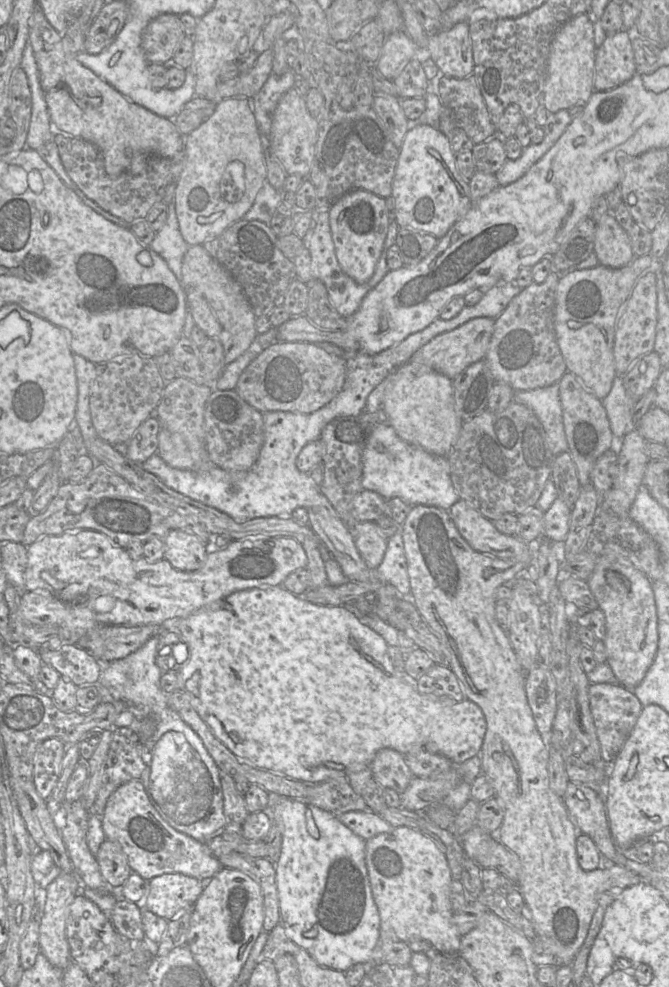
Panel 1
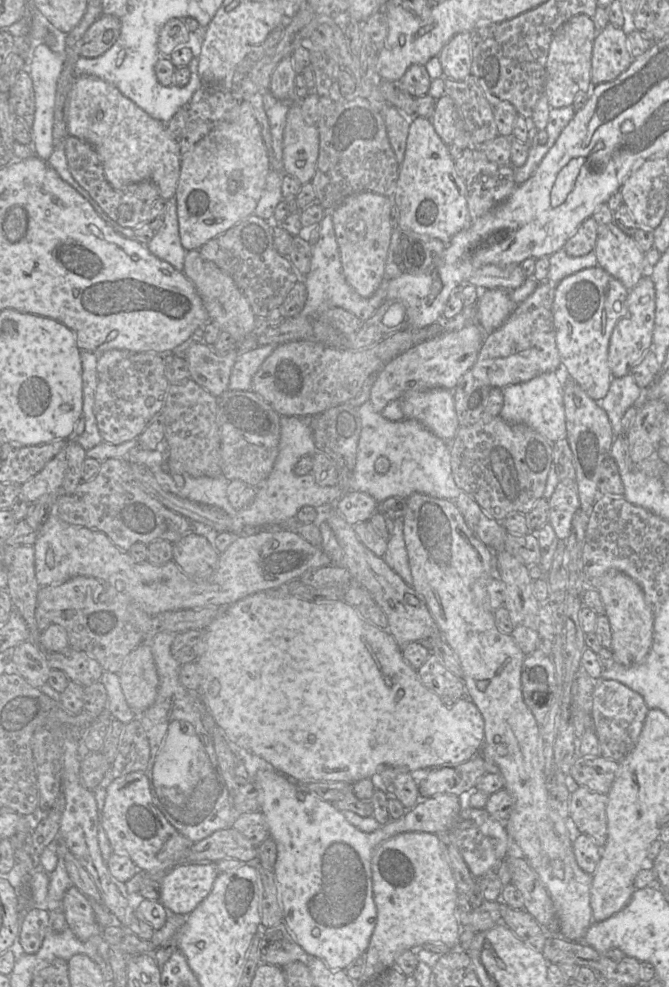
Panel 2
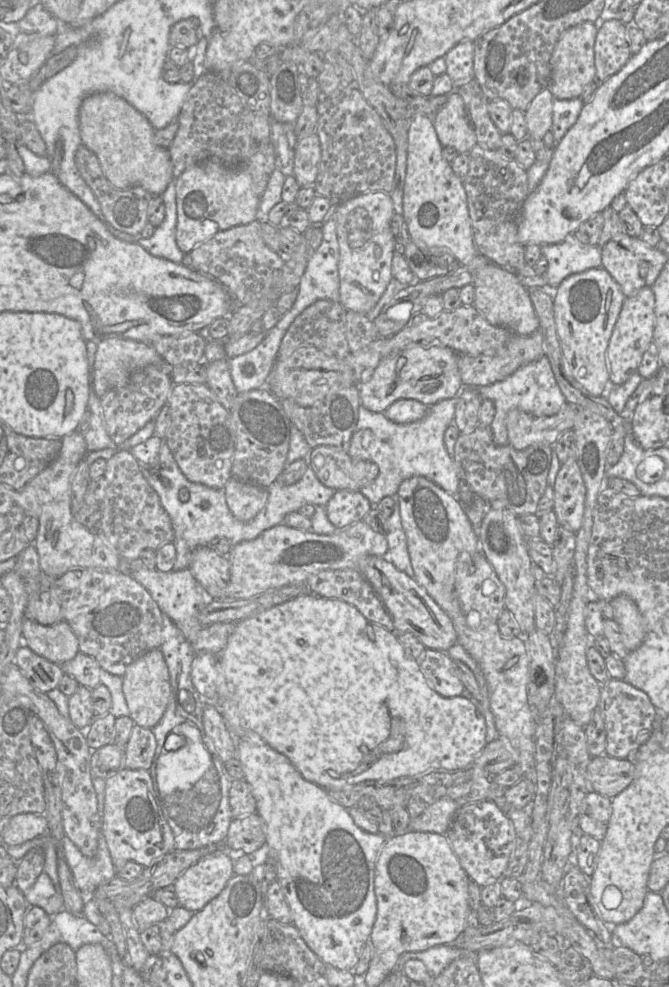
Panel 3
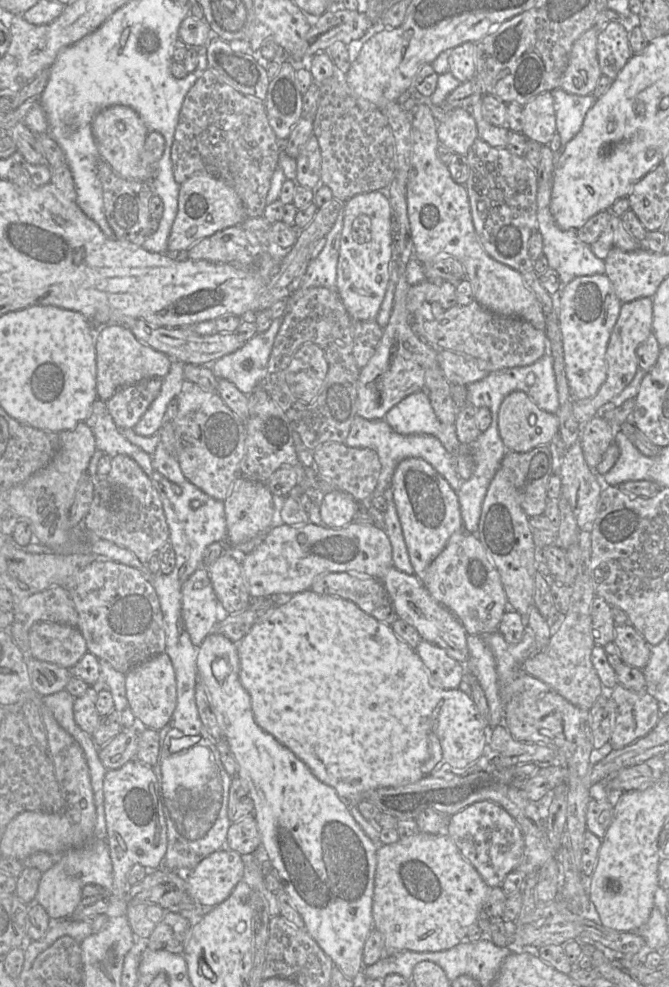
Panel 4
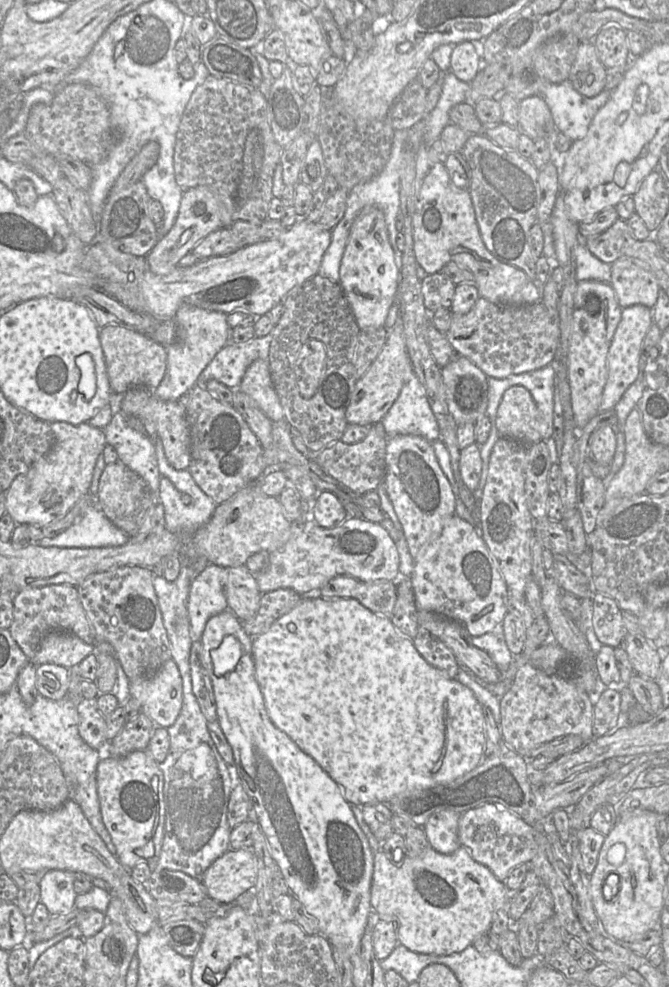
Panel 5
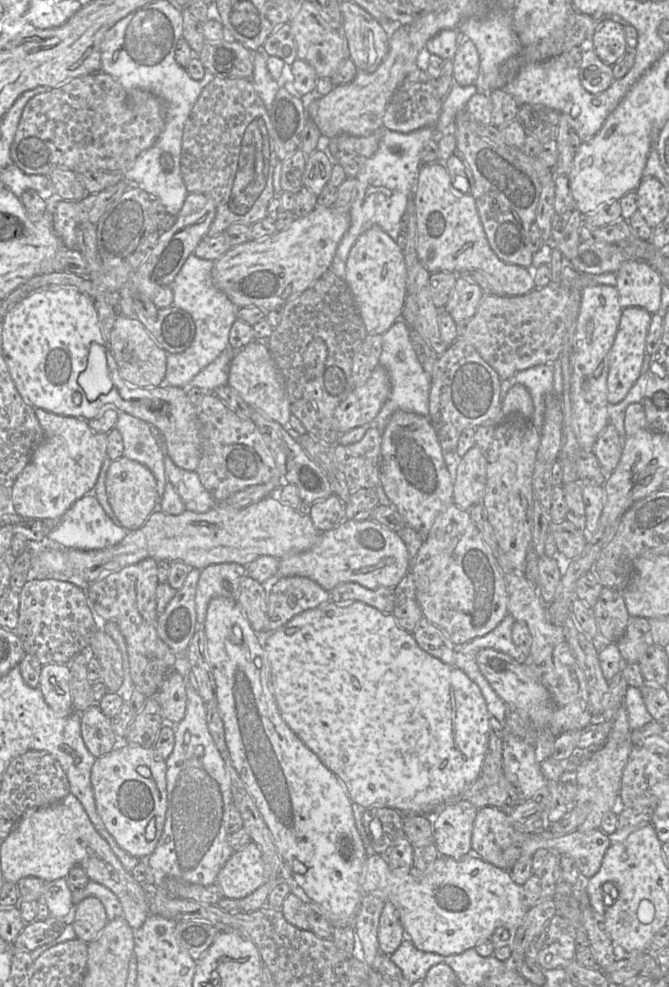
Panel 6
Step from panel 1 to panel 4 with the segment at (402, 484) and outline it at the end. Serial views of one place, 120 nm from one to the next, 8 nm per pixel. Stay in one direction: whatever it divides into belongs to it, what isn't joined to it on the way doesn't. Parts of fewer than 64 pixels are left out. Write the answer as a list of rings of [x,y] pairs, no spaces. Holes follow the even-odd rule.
[[[355,415],[345,445],[352,448],[370,448],[374,450],[379,457],[381,463],[381,473],[378,479],[378,483],[373,495],[369,498],[369,501],[373,497],[383,496],[384,492],[391,487],[392,478],[397,465],[406,458],[421,458],[428,462],[451,486],[454,491],[457,491],[461,485],[462,480],[456,470],[456,459],[451,456],[444,448],[442,443],[435,436],[428,434],[416,434],[416,435],[402,435],[395,432],[390,425],[384,420],[368,420],[359,415]]]

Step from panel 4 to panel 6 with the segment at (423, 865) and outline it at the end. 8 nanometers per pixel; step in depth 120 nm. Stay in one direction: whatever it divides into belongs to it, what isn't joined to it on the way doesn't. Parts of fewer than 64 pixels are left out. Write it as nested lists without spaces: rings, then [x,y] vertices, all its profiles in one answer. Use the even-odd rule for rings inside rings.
[[[473,852],[460,860],[439,856],[420,877],[414,877],[410,873],[395,874],[382,855],[367,856],[360,876],[360,886],[363,895],[376,895],[397,907],[405,934],[418,950],[443,956],[460,954],[475,948],[479,943],[490,939],[495,929],[500,926],[507,929],[519,928],[531,908],[525,906],[522,885],[512,880],[509,870],[496,867]]]

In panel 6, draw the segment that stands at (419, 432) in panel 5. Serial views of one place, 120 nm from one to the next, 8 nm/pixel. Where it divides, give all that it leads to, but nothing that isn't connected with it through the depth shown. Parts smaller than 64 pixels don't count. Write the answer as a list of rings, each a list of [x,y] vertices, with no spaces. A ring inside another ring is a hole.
[[[397,319],[393,325],[382,334],[382,352],[379,365],[388,373],[391,382],[391,394],[372,425],[382,434],[392,415],[397,410],[415,413],[429,417],[429,392],[432,377],[429,376],[420,364],[410,339],[410,327],[404,319]]]

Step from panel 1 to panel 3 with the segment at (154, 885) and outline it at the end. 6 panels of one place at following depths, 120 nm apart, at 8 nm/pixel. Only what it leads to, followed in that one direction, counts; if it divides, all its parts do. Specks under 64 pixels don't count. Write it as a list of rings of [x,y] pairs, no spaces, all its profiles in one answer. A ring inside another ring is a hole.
[[[214,851],[187,868],[173,883],[173,891],[182,906],[196,913],[224,889],[234,875],[235,853]]]

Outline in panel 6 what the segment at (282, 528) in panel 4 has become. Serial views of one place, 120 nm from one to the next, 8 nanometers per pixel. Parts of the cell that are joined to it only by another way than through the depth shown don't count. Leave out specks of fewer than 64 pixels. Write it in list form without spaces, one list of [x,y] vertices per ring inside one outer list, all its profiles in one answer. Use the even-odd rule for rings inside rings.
[[[345,519],[336,528],[322,532],[318,542],[308,550],[281,558],[276,578],[307,577],[329,592],[346,582],[370,589],[395,587],[407,572],[411,572],[411,557],[396,532],[371,519]]]

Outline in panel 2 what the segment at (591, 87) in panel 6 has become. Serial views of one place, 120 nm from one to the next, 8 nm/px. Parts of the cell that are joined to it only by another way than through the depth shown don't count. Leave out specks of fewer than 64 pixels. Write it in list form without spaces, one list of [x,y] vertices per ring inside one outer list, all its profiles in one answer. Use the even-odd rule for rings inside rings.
[[[579,14],[572,17],[566,23],[564,23],[554,34],[550,47],[549,47],[549,53],[548,53],[547,62],[546,62],[546,82],[545,82],[545,95],[547,97],[549,106],[551,108],[562,108],[566,106],[571,106],[574,102],[576,95],[579,92],[589,91],[592,86],[596,86],[596,85],[592,85],[592,82],[591,82],[592,49],[593,49],[595,36],[596,36],[596,30],[595,30],[594,21],[591,17],[584,14]]]

